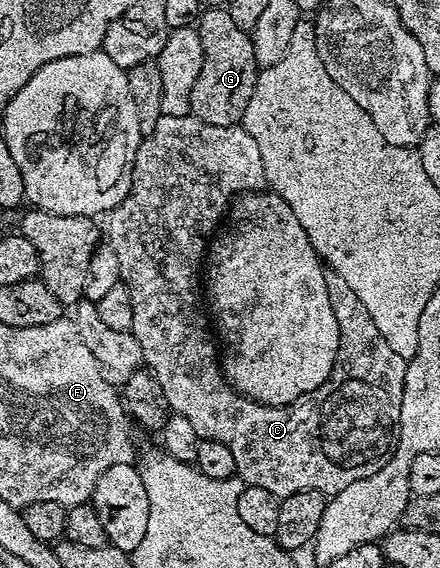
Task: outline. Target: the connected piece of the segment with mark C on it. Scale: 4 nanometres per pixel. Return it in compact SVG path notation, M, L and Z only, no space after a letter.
M191 115L160 117L154 131L150 131L150 135L143 138L138 147L136 158L132 164L130 191L126 195L126 199L122 199L122 203L107 214L106 243L110 247L114 247L114 255L118 255L120 280L130 291L130 307L134 307L134 323L130 332L138 339L138 347L142 347L144 365L148 372L154 375L154 379L158 379L158 387L162 387L162 395L166 399L169 410L183 415L194 426L197 438L205 441L217 441L230 447L230 455L234 455L234 463L236 464L236 476L245 485L262 487L262 491L270 491L270 495L274 495L278 499L289 497L298 491L310 491L311 489L316 489L325 495L331 495L342 491L342 487L350 487L350 483L354 483L358 479L366 479L370 475L374 475L374 471L381 469L391 459L392 453L396 449L396 439L400 427L402 387L406 383L408 363L402 359L402 355L397 355L390 348L390 343L386 343L386 339L382 339L382 331L378 331L378 327L374 327L374 319L370 319L370 311L366 311L366 307L362 307L362 299L358 299L358 295L354 295L354 291L350 291L346 279L342 279L342 275L328 271L325 272L324 278L326 279L326 287L330 291L330 303L334 307L334 319L338 319L338 335L340 336L338 355L332 368L332 374L328 376L328 381L322 383L322 387L318 387L313 393L302 395L288 405L264 405L261 401L252 401L248 397L241 397L229 388L222 376L218 345L210 332L210 321L206 316L205 306L202 304L202 262L206 257L206 239L211 238L217 232L218 226L225 220L235 198L239 197L241 193L255 193L263 190L265 185L262 155L258 152L258 143L254 143L250 131L246 131L243 124L214 127L214 123L202 123L197 117Z

